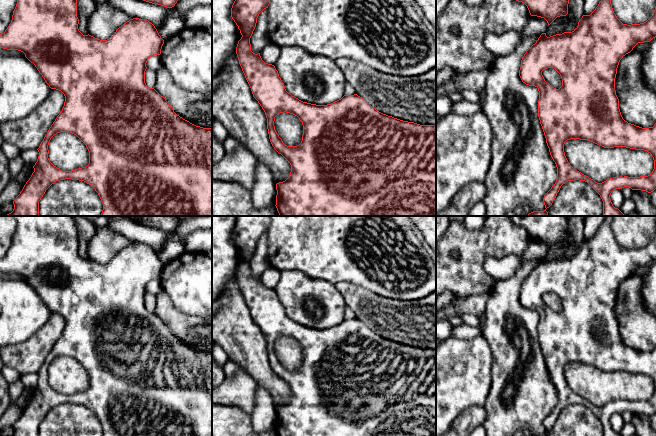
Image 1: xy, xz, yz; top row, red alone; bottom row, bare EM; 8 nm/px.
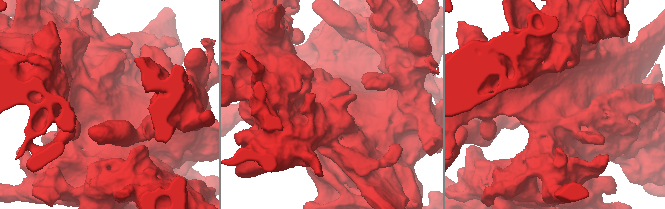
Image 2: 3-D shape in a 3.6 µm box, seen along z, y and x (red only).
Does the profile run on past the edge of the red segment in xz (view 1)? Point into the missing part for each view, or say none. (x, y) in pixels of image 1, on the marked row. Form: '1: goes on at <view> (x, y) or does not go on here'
1: does not go on here

